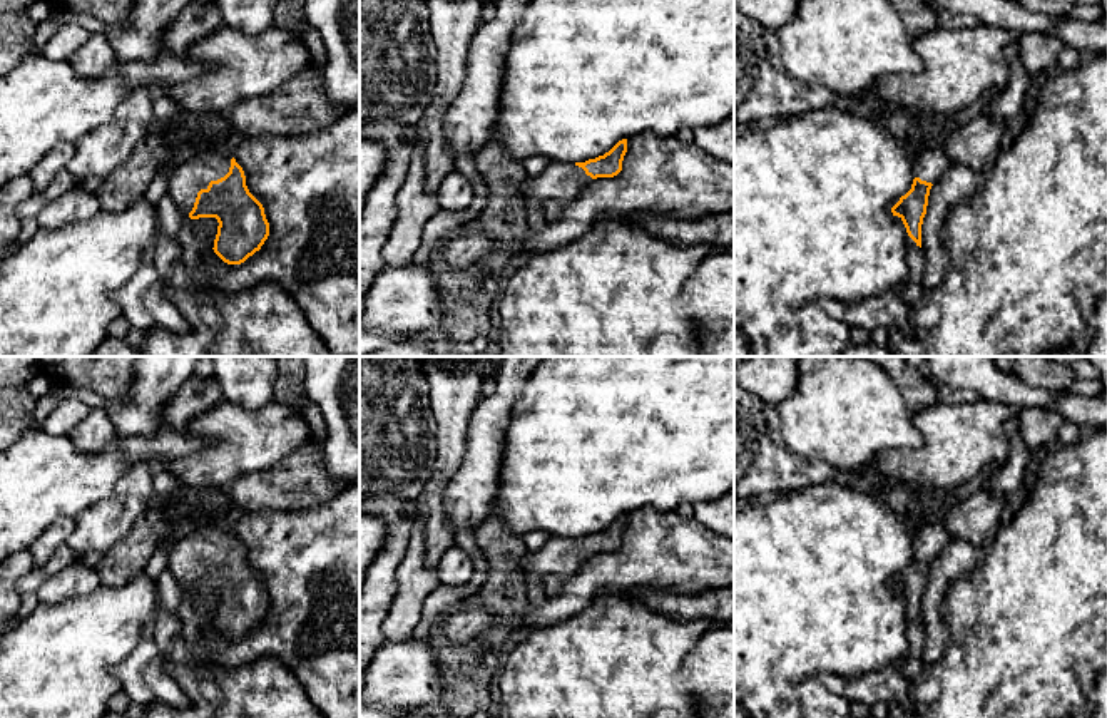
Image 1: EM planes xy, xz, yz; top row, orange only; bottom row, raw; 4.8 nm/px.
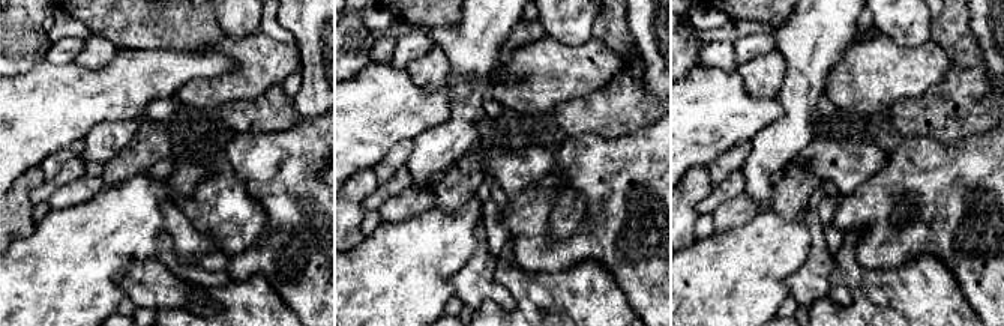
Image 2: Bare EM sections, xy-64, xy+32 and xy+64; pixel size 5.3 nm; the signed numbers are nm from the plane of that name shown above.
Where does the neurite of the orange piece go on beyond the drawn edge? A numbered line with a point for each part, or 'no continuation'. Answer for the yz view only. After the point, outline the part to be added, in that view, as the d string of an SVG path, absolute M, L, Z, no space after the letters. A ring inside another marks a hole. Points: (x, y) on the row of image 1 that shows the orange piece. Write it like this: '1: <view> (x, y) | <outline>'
1: yz (932, 164) | M926 149L913 159L913 174L921 181L935 184L953 164L943 149Z

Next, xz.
1: xz (562, 183) | M550 162L537 177L527 177L523 182L523 196L528 201L538 203L542 208L554 199L562 208L574 201L580 189L592 177L575 164Z

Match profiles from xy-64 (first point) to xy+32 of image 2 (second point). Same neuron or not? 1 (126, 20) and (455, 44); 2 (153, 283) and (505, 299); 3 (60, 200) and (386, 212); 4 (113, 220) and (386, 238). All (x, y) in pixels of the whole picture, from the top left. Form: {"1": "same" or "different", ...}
{"1": "different", "2": "same", "3": "same", "4": "same"}

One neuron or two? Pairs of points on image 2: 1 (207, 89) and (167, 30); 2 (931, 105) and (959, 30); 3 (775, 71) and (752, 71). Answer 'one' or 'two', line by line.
1: two
2: one
3: one

